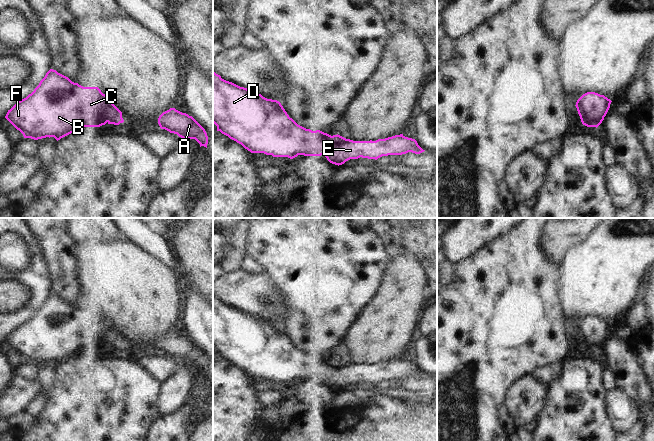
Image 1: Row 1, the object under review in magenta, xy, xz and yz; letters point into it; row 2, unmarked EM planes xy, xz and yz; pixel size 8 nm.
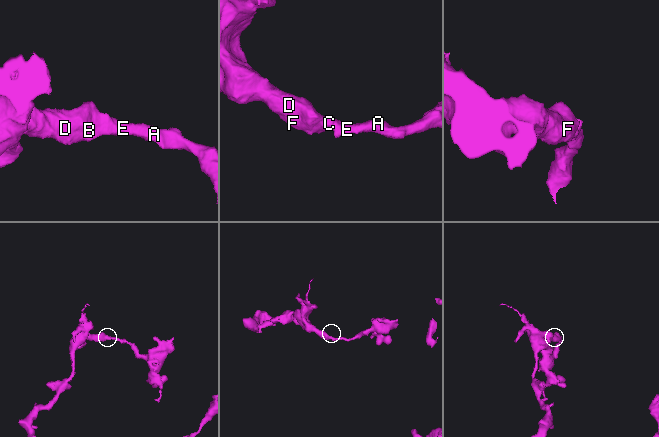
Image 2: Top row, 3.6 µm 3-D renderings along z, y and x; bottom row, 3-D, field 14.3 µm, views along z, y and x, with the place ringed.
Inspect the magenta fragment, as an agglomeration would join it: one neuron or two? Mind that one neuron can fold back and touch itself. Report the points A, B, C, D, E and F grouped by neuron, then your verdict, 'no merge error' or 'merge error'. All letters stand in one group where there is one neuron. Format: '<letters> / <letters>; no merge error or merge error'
A B C D E F; no merge error

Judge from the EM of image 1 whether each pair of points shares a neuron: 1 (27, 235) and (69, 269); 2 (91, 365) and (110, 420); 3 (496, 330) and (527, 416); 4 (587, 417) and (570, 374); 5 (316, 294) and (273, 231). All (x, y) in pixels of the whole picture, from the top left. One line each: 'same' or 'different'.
1: different
2: same
3: different
4: same
5: same

